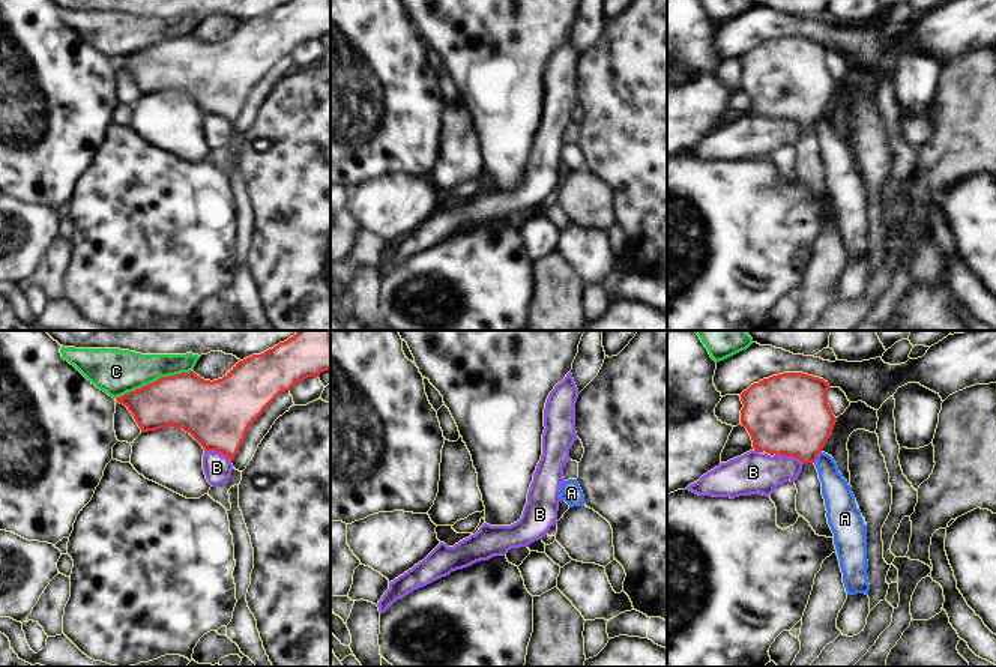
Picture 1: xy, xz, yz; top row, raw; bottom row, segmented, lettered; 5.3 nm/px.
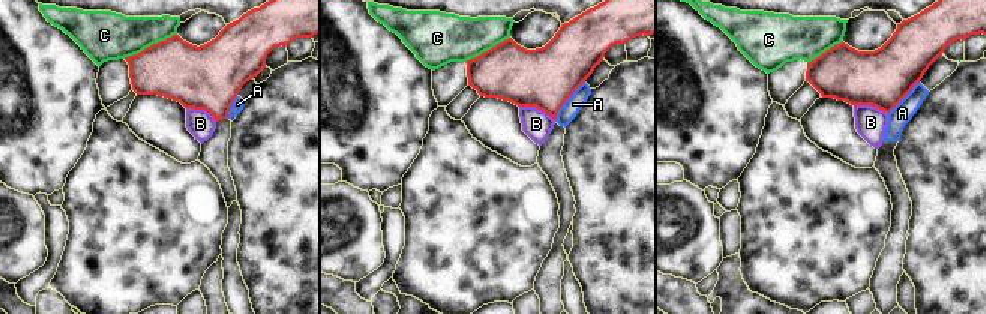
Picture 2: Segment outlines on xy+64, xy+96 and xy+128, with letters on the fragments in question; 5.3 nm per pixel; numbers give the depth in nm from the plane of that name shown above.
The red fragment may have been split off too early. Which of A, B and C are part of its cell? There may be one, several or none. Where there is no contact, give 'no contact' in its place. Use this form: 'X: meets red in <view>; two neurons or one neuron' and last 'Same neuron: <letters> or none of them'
A: meets red in yz; two neurons
B: meets red in yz; two neurons
C: meets red in xy; two neurons
Same neuron: none of them

